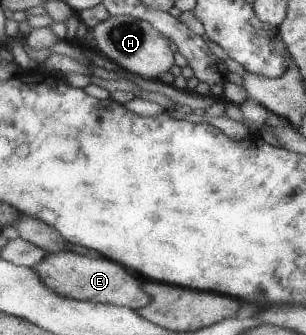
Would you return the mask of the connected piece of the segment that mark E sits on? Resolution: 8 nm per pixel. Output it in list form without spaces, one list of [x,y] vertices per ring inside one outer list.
[[[63,251],[47,253],[31,267],[40,281],[56,295],[76,301],[105,303],[116,307],[125,307],[136,311],[149,302],[149,296],[141,288],[141,279],[123,265],[111,259],[89,258],[84,255]]]

